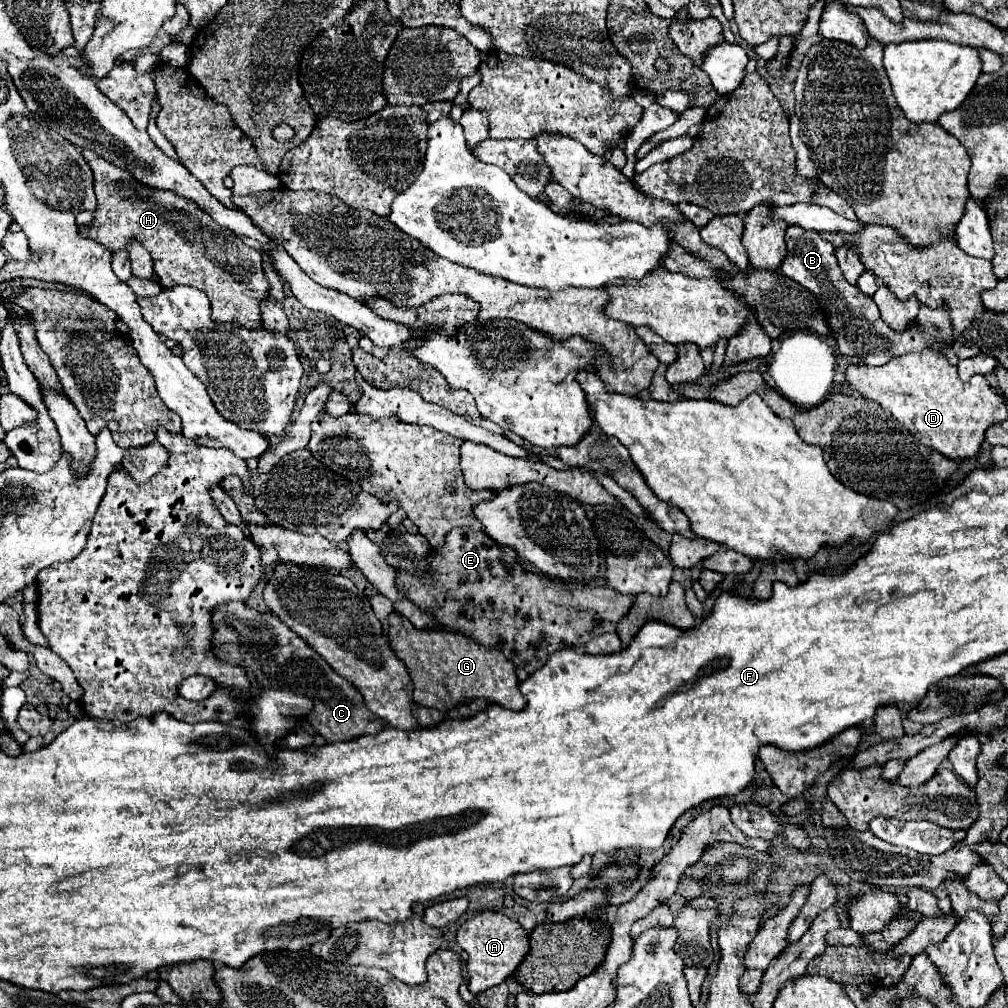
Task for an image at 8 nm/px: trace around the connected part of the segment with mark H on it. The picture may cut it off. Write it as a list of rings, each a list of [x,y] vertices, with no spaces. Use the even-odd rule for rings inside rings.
[[[83,149],[83,157],[93,171],[97,195],[97,211],[93,213],[91,225],[79,227],[79,233],[83,237],[101,243],[111,253],[127,249],[131,241],[139,241],[153,257],[155,275],[161,289],[173,289],[175,285],[189,285],[201,289],[211,301],[211,319],[215,323],[243,325],[243,329],[259,329],[259,325],[263,325],[263,319],[259,317],[259,297],[267,297],[269,283],[261,267],[261,255],[255,253],[255,249],[243,245],[243,241],[239,241],[239,237],[235,237],[231,229],[219,227],[209,217],[209,213],[203,213],[203,209],[199,209],[199,205],[195,205],[193,201],[187,201],[177,193],[169,193],[163,189],[147,189],[145,185],[139,185],[139,181],[135,181],[131,173],[103,161],[103,157],[91,153],[89,149]]]

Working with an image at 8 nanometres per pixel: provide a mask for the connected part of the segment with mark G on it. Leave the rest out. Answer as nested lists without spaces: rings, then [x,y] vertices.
[[[401,613],[387,617],[387,637],[391,649],[405,663],[415,685],[413,699],[417,705],[449,711],[465,699],[485,697],[505,709],[523,709],[525,697],[519,693],[515,665],[495,647],[483,647],[467,635],[447,631],[443,627],[417,629]]]

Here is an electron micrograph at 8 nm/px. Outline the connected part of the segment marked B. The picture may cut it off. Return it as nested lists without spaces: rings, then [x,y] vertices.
[[[799,225],[787,227],[785,241],[787,241],[787,257],[783,259],[781,273],[785,277],[791,277],[811,293],[815,293],[819,305],[827,315],[833,337],[839,343],[839,351],[843,355],[857,355],[859,361],[867,365],[883,365],[891,357],[905,355],[909,351],[923,351],[925,347],[933,347],[933,345],[937,347],[937,343],[943,341],[935,335],[935,329],[927,325],[927,321],[919,323],[925,329],[923,333],[915,329],[907,333],[895,333],[887,325],[877,325],[879,309],[873,297],[859,293],[859,287],[851,285],[843,277],[843,273],[839,273],[839,263],[835,261],[835,247],[829,241],[823,241],[819,231],[799,229]]]

